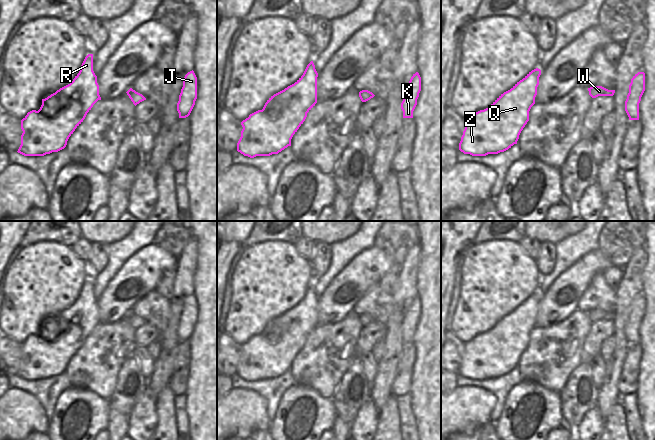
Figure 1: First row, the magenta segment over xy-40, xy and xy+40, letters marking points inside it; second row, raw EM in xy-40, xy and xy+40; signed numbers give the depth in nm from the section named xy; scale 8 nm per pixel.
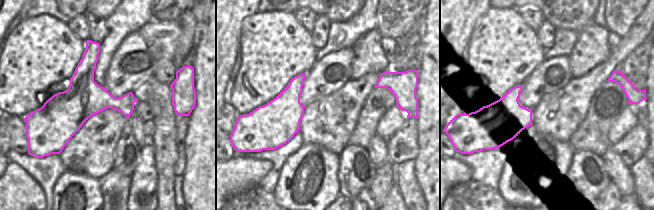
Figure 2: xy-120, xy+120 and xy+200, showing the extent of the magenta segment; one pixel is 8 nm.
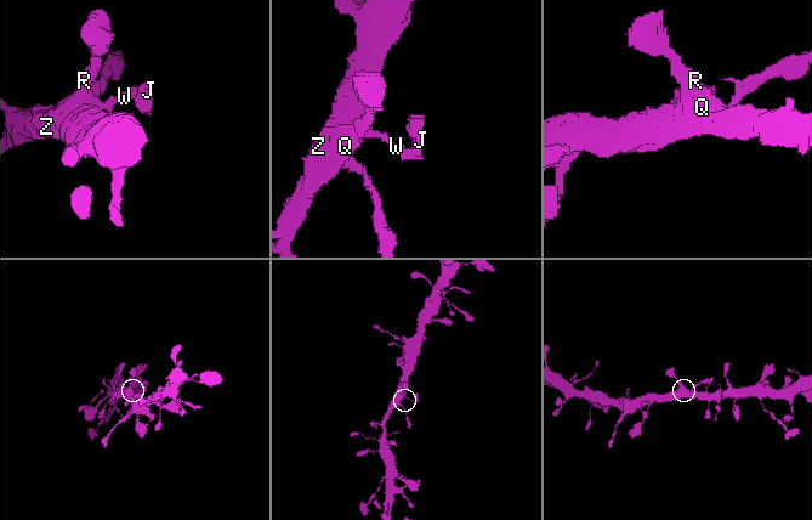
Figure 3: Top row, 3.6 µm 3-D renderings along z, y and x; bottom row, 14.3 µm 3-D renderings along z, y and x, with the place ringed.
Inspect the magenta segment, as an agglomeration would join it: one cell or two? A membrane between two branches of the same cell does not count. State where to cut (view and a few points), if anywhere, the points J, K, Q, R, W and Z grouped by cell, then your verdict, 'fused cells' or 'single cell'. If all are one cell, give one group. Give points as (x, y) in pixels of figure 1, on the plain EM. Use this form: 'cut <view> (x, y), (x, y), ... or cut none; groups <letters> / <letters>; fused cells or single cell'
cut none; groups J K Q R W Z; single cell

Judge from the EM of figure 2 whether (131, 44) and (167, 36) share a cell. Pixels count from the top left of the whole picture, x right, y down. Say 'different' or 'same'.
same

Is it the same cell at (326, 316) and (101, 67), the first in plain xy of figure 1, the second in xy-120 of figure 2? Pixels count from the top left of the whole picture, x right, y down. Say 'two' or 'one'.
two

